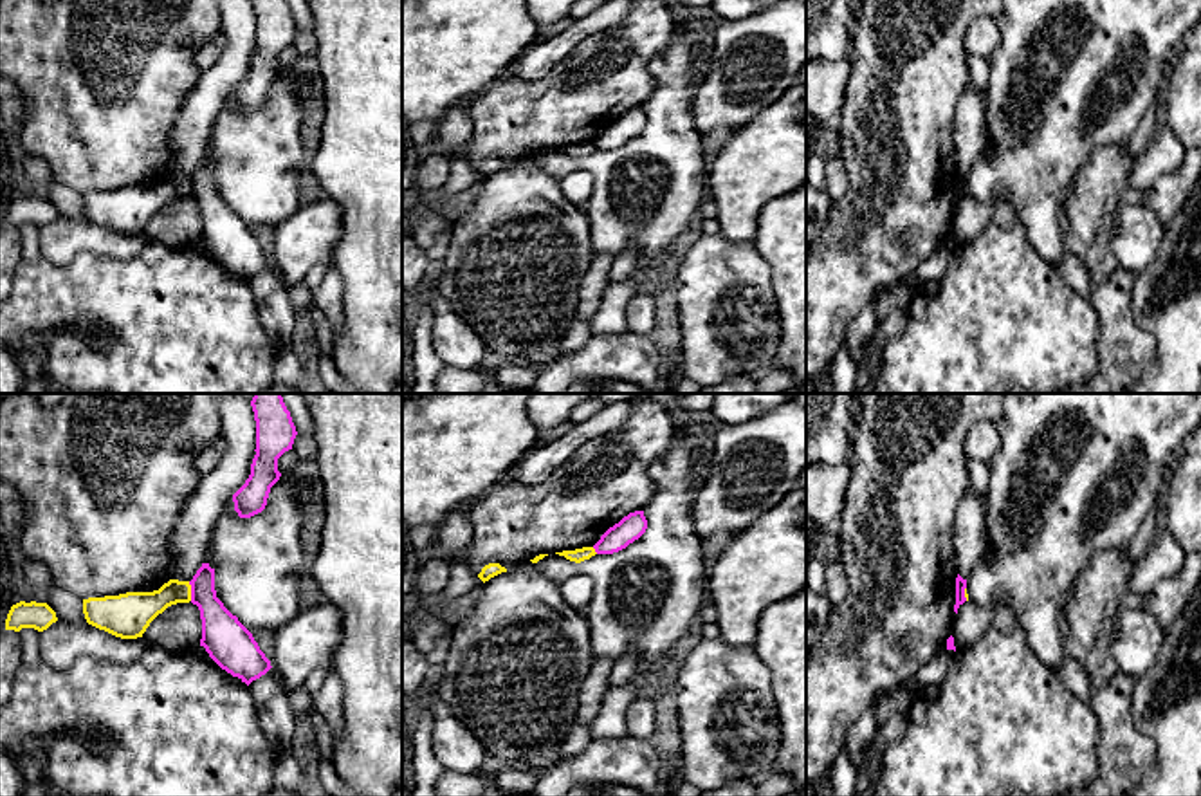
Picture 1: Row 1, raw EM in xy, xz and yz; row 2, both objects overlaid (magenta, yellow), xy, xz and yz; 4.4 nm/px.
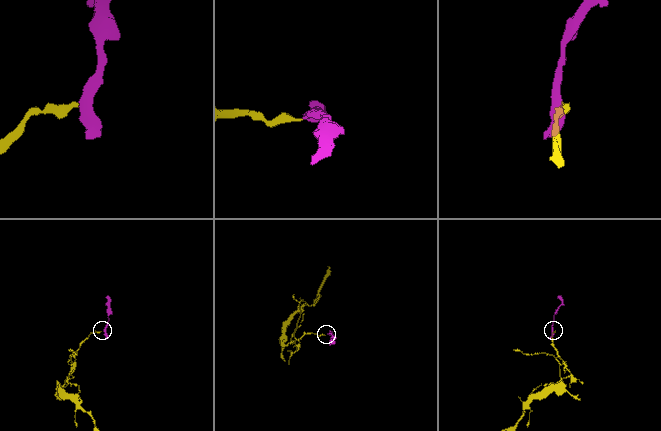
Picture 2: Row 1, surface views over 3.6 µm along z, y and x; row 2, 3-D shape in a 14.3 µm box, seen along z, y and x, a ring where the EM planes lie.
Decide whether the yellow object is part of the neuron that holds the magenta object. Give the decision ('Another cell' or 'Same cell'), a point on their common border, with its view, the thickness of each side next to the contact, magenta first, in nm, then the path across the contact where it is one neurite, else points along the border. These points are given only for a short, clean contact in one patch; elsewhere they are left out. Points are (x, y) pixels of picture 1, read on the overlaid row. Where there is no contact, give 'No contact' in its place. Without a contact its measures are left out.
Another cell. Touches magenta at xy (192, 591). Thickness 190 nm (magenta) against 160 nm. Boundary: xy (188, 582), (192, 600)

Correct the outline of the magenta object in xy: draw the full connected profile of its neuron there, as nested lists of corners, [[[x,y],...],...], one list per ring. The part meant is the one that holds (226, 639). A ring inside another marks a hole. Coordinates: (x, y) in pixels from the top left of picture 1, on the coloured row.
[[[202,563],[191,585],[191,603],[198,606],[202,619],[200,646],[227,673],[247,686],[265,675],[272,666],[260,650],[252,634],[216,597],[215,569]]]

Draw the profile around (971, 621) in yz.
[[[970,601],[959,605],[952,626],[956,650],[963,650],[977,643],[979,637],[992,626],[994,616],[995,612],[990,606],[974,605]]]

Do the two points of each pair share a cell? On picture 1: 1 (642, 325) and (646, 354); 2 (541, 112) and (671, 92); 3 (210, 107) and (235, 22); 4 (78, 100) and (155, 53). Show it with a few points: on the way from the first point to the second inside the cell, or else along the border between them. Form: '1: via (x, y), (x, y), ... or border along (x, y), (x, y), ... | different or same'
1: border along (628, 331), (650, 336) | different
2: border along (659, 55), (650, 62), (655, 91), (642, 105) | different
3: via (215, 85), (235, 64), (235, 44) | same
4: via (98, 107), (136, 69) | same

